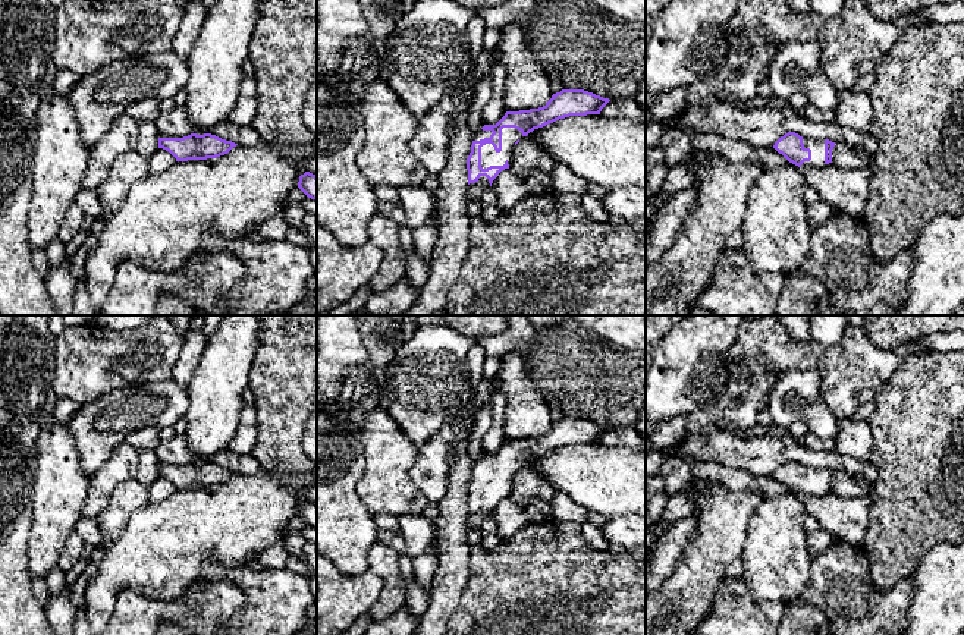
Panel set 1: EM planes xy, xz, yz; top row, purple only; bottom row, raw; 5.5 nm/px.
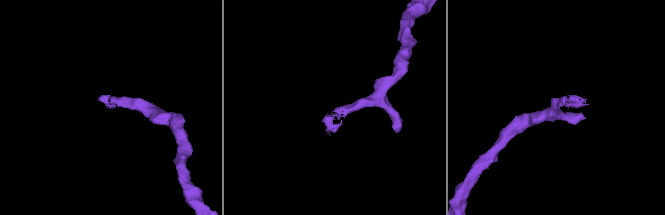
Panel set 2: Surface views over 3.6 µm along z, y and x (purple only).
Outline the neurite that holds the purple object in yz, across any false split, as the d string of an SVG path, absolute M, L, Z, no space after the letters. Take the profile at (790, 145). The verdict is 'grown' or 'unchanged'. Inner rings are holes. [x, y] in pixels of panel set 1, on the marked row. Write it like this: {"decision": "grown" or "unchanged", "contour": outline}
{"decision": "grown", "contour": "M788 132L781 136L773 148L789 163L798 167L823 167L832 163L832 150L835 142L829 139L814 139Z"}

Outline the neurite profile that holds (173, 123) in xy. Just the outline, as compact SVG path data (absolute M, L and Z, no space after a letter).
M175 106L156 119L158 138L183 138L192 133L192 123L185 106Z

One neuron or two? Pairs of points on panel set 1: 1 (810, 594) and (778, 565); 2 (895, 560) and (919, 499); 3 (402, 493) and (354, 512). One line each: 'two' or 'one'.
1: two
2: one
3: two

